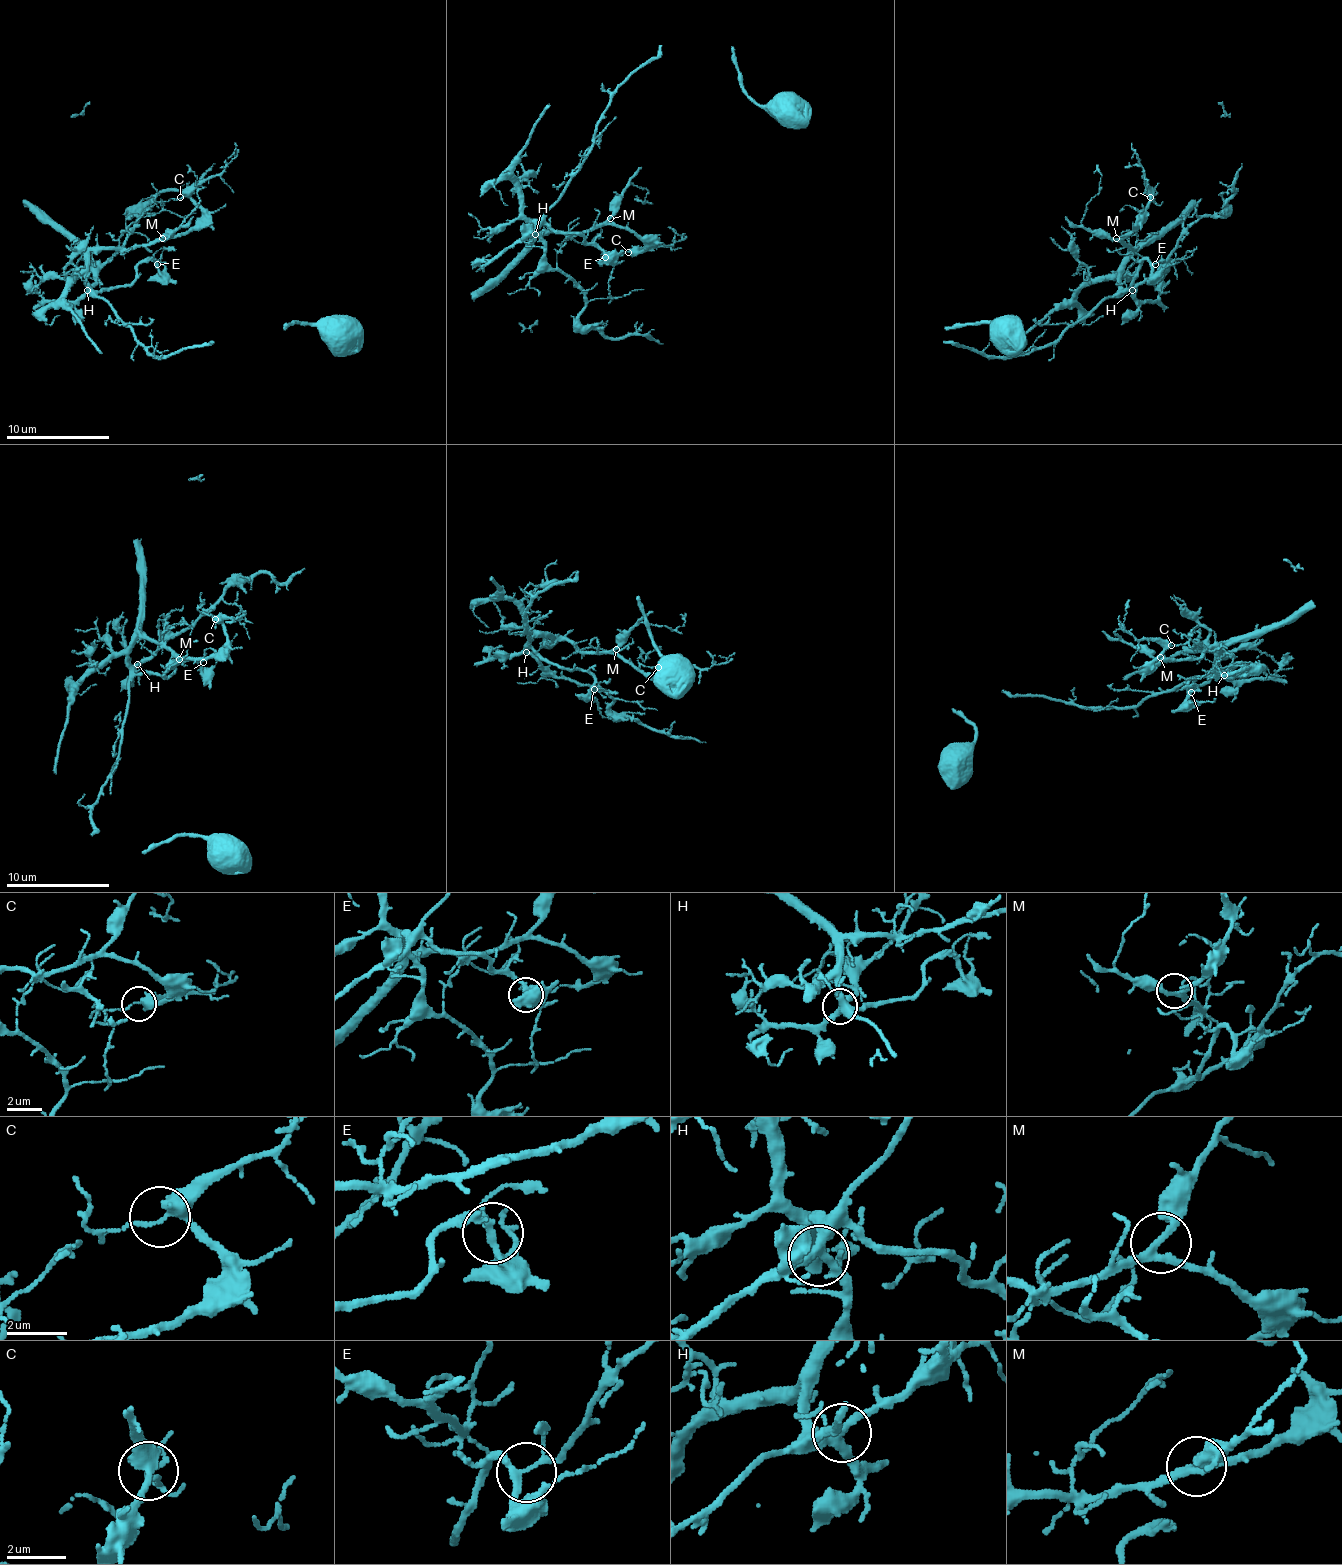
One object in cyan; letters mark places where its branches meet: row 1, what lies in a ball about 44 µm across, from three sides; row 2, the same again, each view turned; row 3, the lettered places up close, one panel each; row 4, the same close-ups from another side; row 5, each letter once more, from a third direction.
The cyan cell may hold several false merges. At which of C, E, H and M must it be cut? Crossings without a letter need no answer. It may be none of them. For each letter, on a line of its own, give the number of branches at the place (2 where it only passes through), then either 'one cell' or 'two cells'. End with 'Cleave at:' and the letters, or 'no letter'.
C: 3 | one cell
E: 3 | one cell
H: 3 | one cell
M: 3 | one cell
Cleave at: no letter

